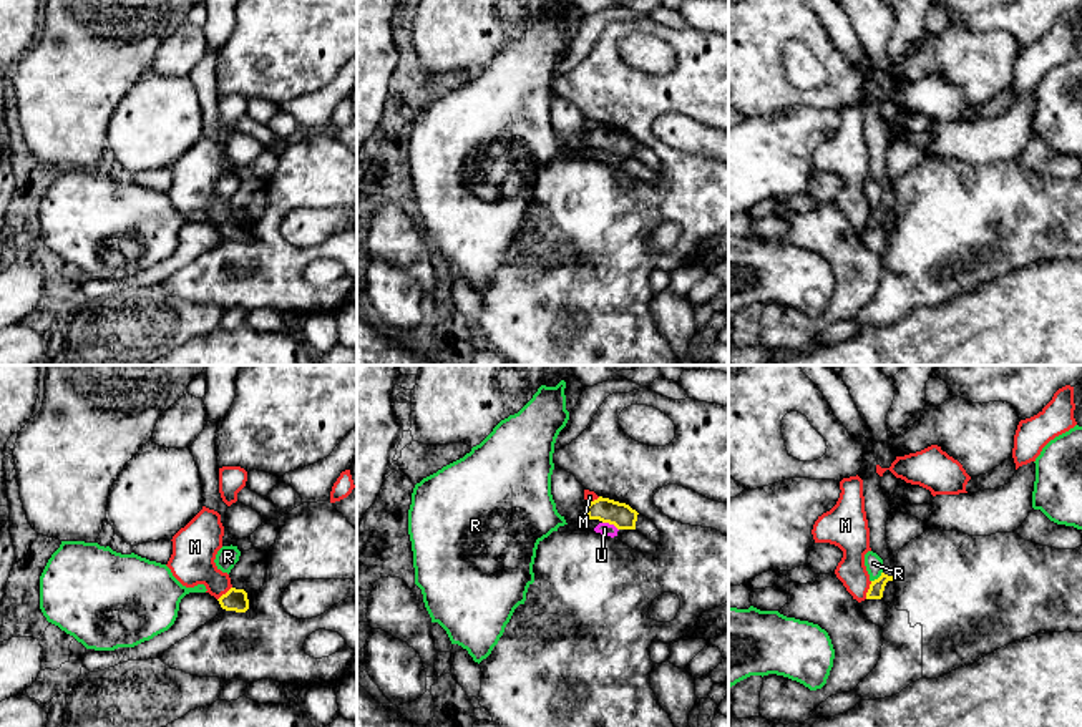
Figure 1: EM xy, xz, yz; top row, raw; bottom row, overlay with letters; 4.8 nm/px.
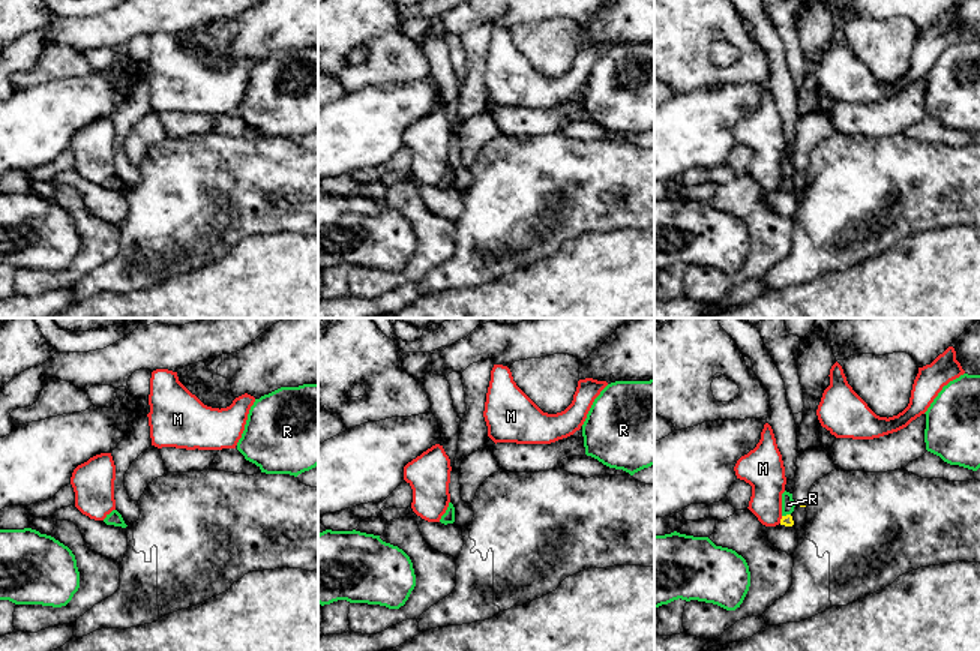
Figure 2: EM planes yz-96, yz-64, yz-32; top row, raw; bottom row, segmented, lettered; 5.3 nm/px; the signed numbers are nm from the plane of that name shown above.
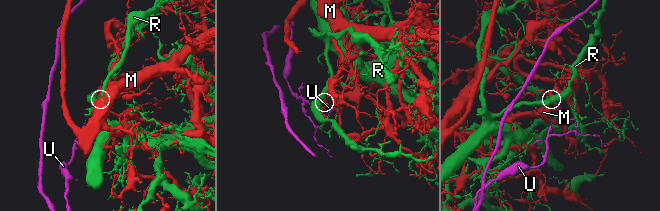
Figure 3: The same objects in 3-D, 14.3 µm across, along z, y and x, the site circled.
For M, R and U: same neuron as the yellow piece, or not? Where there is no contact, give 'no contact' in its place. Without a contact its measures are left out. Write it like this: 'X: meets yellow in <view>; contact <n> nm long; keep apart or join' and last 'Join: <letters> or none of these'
M: meets yellow in yz; contact 90 nm long; keep apart
R: meets yellow in yz; contact 80 nm long; keep apart
U: meets yellow in xz; contact 90 nm long; keep apart
Join: none of these

